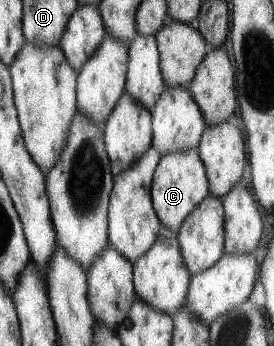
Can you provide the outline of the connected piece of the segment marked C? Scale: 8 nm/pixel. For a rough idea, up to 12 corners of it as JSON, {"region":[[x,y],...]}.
{"region":[[198,149],[161,156],[149,190],[160,224],[177,232],[207,196]]}

